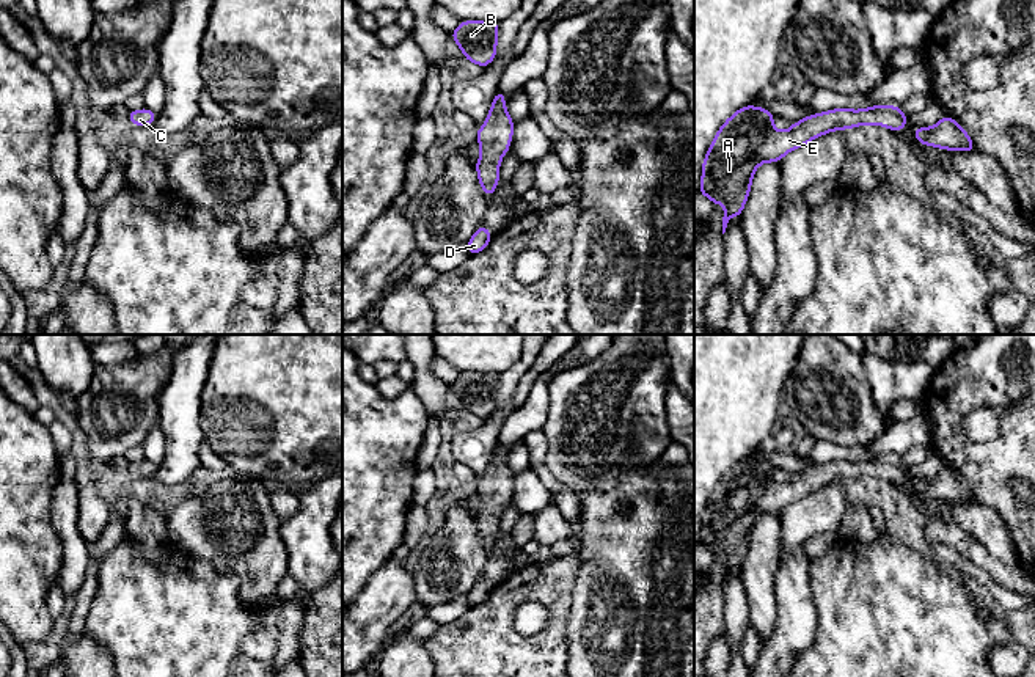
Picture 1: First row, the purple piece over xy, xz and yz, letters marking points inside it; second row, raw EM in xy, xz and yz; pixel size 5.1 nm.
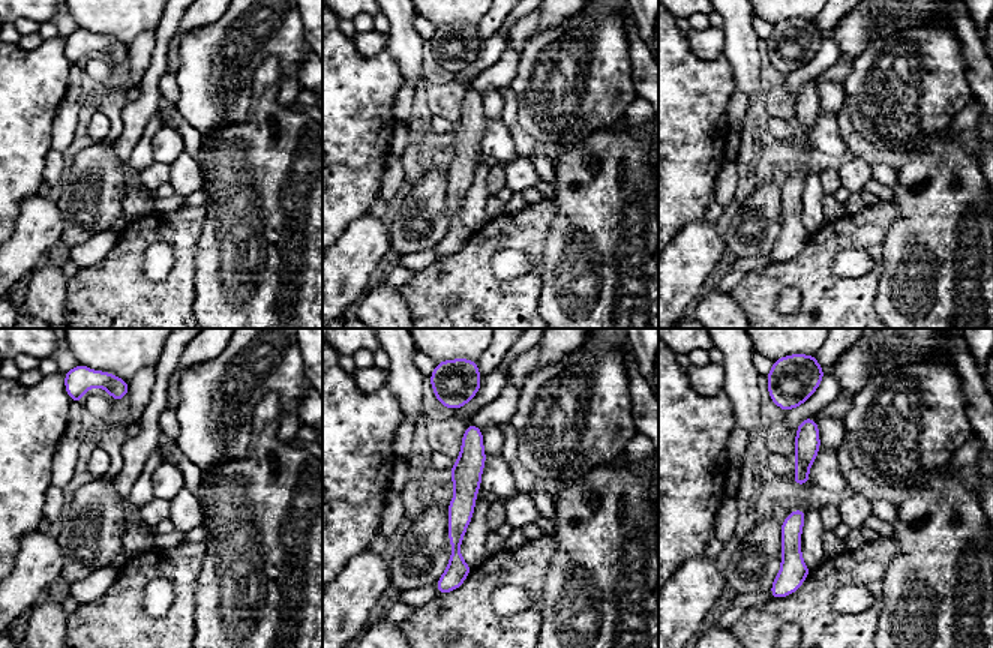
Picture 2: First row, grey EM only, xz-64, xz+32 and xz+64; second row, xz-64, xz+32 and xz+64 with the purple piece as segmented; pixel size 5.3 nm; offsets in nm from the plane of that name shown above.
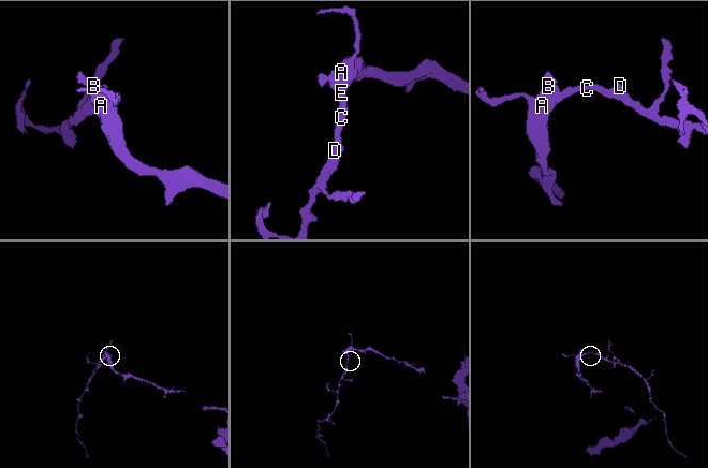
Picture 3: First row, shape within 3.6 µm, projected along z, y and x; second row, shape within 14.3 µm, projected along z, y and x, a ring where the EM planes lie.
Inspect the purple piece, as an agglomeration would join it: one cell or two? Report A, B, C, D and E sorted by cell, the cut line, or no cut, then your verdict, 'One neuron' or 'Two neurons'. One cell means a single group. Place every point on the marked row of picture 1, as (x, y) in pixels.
Groups: A B C D E. No split. One neuron

